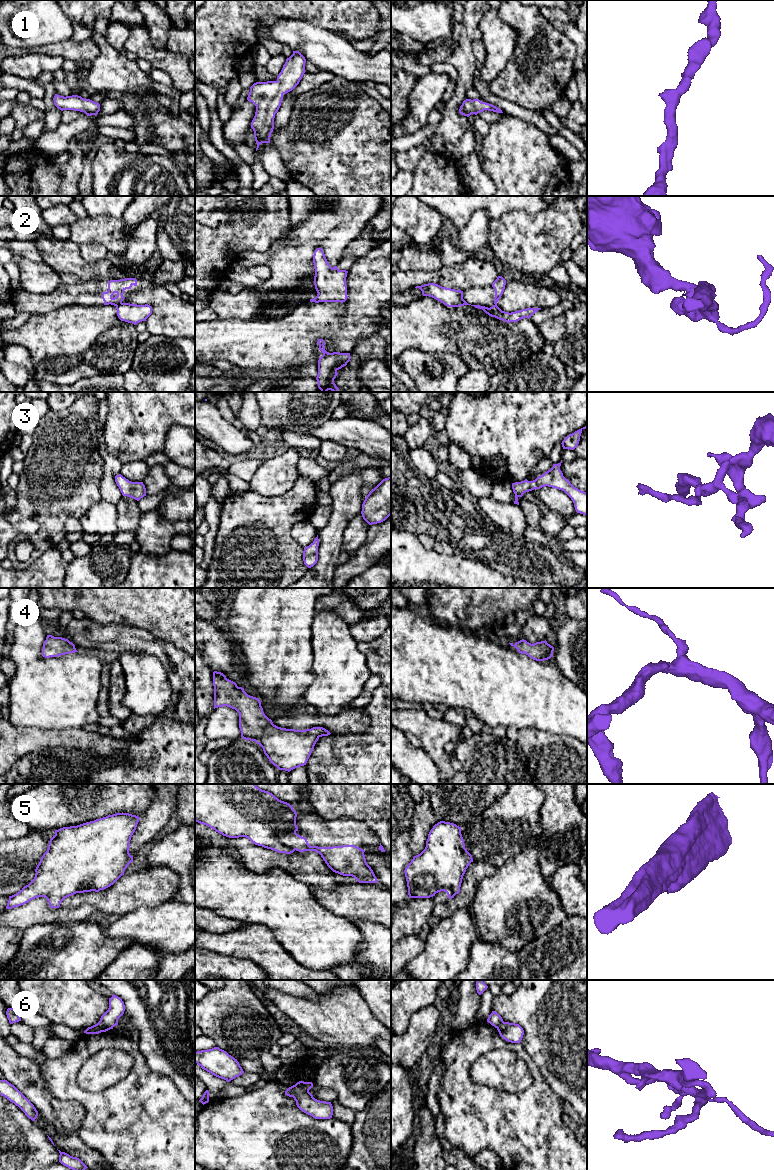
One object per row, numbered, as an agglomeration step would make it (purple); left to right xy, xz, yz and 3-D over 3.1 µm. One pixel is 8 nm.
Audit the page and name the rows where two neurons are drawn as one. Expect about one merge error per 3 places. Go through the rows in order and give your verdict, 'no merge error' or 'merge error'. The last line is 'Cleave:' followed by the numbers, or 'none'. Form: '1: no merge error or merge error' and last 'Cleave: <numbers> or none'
1: no merge error
2: merge error
3: no merge error
4: no merge error
5: merge error
6: merge error
Cleave: 2, 5, 6

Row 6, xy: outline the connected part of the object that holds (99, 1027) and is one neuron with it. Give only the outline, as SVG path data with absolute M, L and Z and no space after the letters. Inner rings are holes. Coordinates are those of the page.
M98 1022L97 1024L88 1027L84 1033L86 1034L99 1034L101 1032L106 1032L110 1030L109 1028L105 1027L101 1022Z

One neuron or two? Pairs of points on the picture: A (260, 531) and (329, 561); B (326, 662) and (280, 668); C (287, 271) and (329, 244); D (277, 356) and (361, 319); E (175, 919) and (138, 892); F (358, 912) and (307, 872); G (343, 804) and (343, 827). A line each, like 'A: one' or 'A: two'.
A: two
B: two
C: one
D: one
E: two
F: two
G: two

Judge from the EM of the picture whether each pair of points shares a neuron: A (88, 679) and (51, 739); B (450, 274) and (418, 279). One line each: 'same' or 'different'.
A: different
B: same

